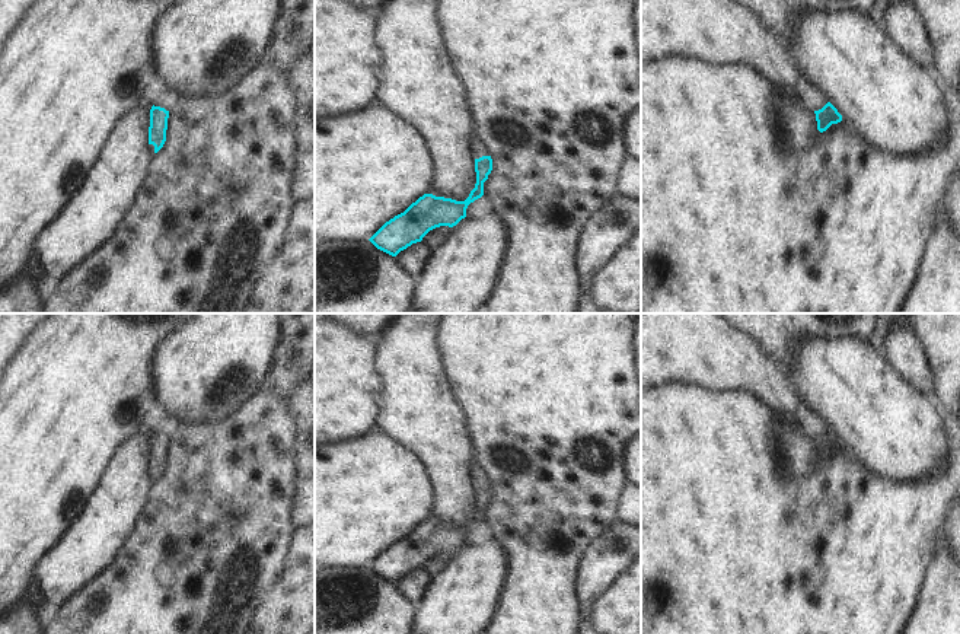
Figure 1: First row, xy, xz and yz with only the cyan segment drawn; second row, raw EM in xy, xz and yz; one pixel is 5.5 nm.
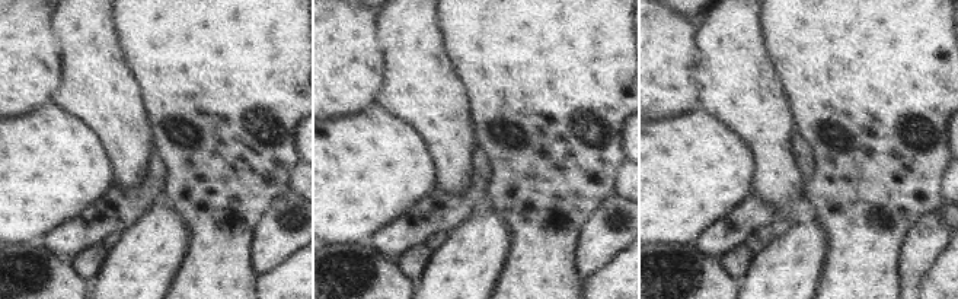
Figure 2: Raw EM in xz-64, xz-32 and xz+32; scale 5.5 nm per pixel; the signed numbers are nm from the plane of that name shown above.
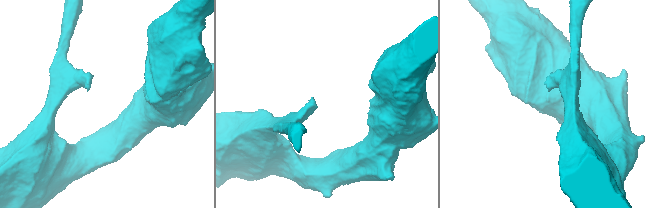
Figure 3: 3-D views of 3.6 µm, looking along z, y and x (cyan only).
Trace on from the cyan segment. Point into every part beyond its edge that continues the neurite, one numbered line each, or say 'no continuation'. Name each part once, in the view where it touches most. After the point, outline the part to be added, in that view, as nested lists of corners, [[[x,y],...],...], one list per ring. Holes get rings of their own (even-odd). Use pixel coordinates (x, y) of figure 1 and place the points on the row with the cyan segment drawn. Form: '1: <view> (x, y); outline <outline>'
1: xz (478, 149); outline [[[473,137],[471,141],[471,152],[472,152],[473,159],[479,159],[482,156],[489,156],[487,146],[476,137]]]

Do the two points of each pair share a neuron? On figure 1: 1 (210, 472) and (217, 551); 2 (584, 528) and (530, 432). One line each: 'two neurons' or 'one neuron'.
1: one neuron
2: one neuron

